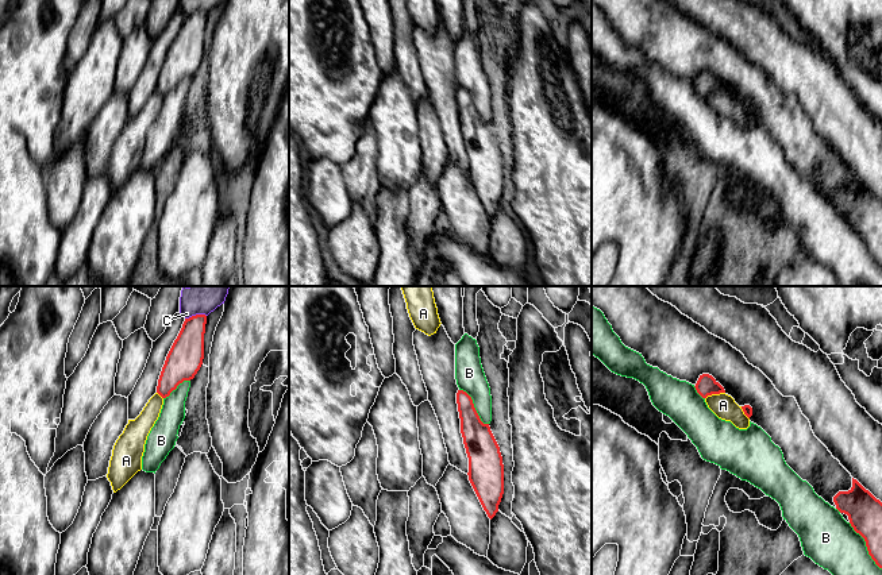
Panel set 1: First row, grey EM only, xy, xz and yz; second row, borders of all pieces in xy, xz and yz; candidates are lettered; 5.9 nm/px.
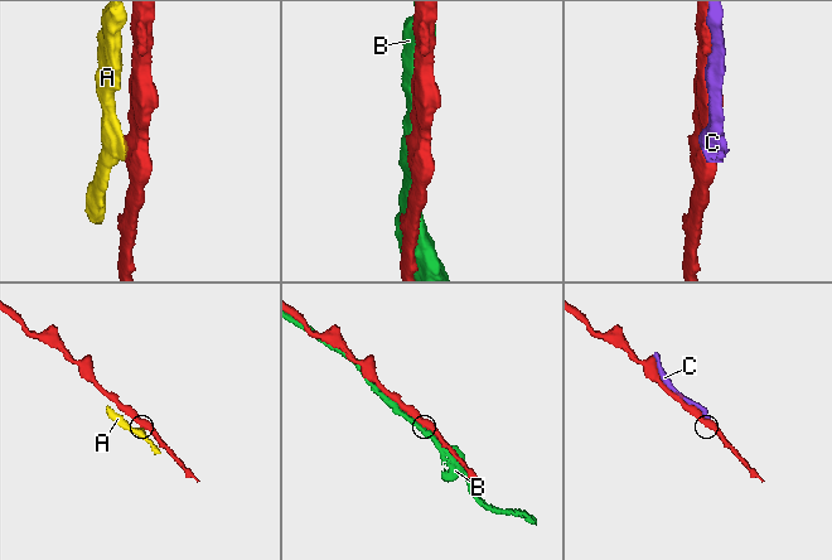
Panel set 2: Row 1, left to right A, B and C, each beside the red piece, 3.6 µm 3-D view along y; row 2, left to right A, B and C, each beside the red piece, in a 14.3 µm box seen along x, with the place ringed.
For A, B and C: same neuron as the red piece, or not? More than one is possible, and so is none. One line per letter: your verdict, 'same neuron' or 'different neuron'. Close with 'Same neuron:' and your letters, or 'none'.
A: different neuron
B: different neuron
C: different neuron
Same neuron: none

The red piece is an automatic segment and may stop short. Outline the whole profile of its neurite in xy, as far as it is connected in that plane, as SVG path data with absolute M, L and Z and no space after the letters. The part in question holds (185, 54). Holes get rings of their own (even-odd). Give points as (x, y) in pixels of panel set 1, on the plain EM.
M207 13L185 16L162 65L157 90L166 96L184 78L194 76L204 57L204 31Z

